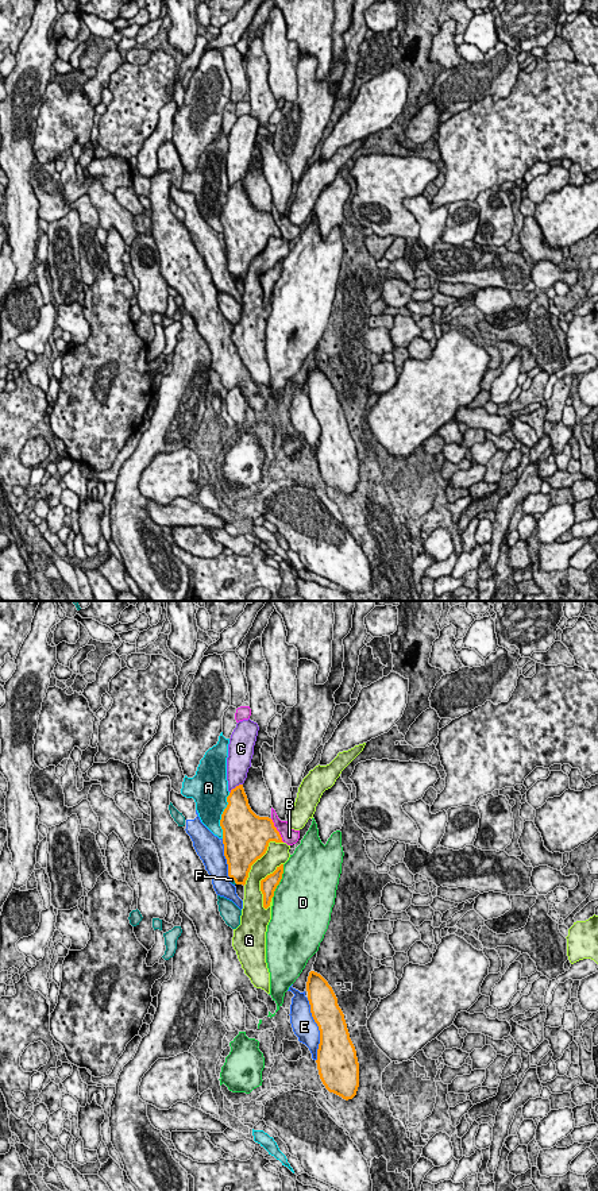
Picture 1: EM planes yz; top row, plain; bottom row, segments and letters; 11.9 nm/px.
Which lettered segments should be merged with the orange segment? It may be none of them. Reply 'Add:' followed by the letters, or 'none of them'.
Add: E

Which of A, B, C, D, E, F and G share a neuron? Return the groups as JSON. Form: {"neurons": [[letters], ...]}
{"neurons": [["A"], ["B"], ["C"], ["D"], ["E"], ["F"], ["G"]]}

